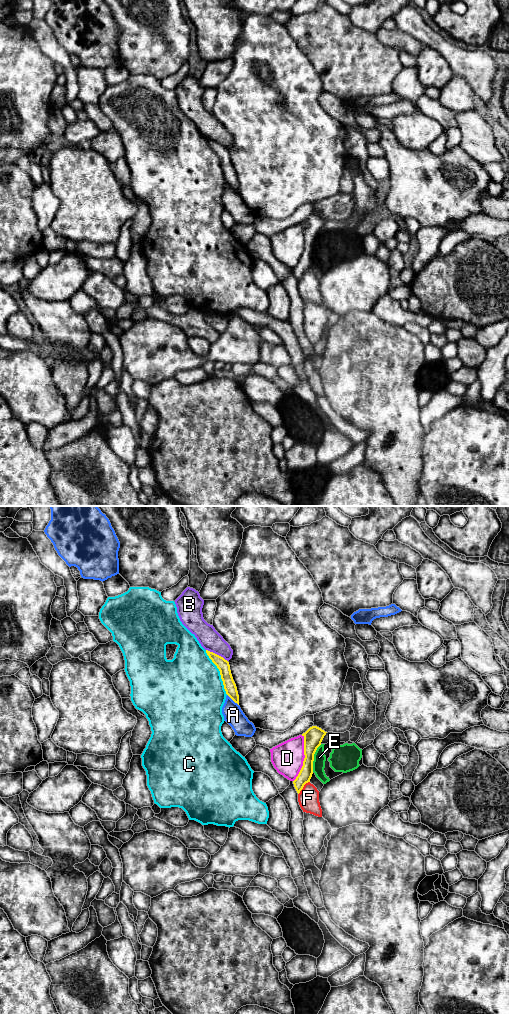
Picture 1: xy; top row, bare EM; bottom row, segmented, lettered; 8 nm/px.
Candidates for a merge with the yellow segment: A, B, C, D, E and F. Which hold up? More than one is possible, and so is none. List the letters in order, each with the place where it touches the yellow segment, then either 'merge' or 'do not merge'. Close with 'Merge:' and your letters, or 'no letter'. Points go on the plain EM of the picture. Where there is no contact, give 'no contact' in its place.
A: meets yellow in xy at (233, 188); do not merge
B: meets yellow in xy at (216, 142); do not merge
C: meets yellow in xy at (220, 160); do not merge
D: meets yellow in xy at (304, 246); do not merge
E: meets yellow in xy at (313, 246); do not merge
F: meets yellow in xy at (303, 274); do not merge
Merge: no letter

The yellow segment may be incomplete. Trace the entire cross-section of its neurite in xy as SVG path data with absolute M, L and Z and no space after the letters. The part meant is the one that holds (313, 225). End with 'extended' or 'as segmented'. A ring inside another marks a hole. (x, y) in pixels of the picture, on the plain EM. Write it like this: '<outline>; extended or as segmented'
M317 214L310 215L305 221L302 222L304 225L304 249L303 254L293 269L294 275L299 282L303 277L304 273L310 270L313 262L313 249L314 242L317 236L321 233L321 230L327 220Z; as segmented

